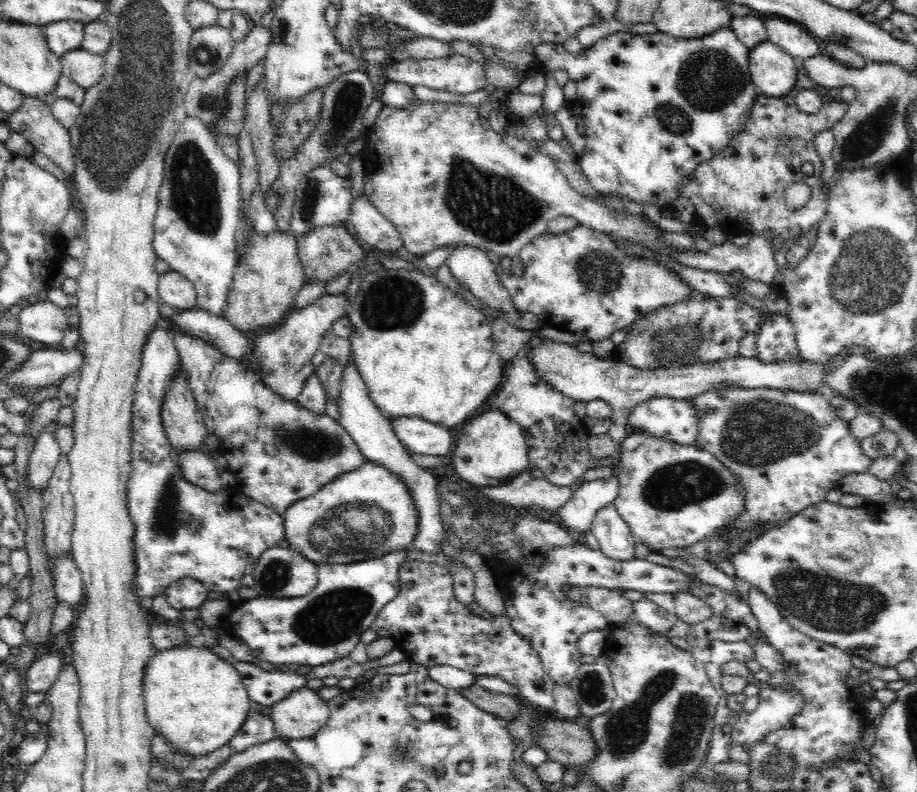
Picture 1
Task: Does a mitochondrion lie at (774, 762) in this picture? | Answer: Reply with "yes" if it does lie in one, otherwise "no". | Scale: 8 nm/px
yes

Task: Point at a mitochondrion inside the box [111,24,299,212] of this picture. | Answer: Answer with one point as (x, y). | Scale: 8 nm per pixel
(205, 56)

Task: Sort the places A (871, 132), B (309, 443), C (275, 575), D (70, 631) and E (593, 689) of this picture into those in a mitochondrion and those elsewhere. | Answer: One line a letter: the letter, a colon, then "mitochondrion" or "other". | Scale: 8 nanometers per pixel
A: mitochondrion
B: mitochondrion
C: mitochondrion
D: other
E: mitochondrion

